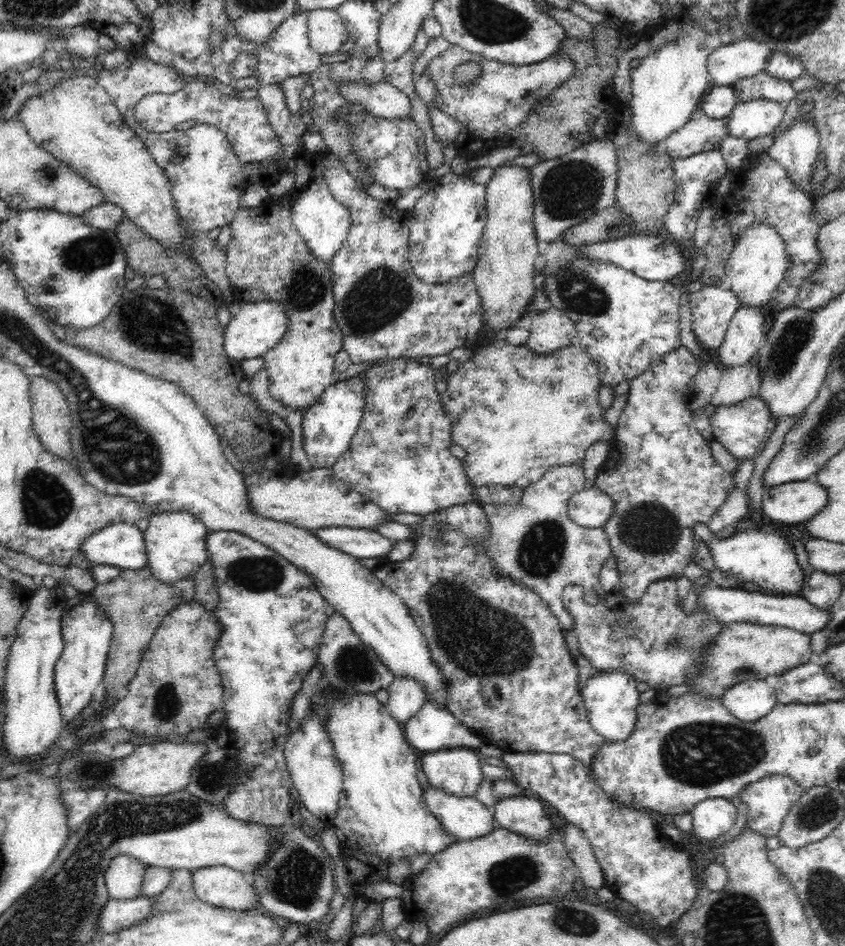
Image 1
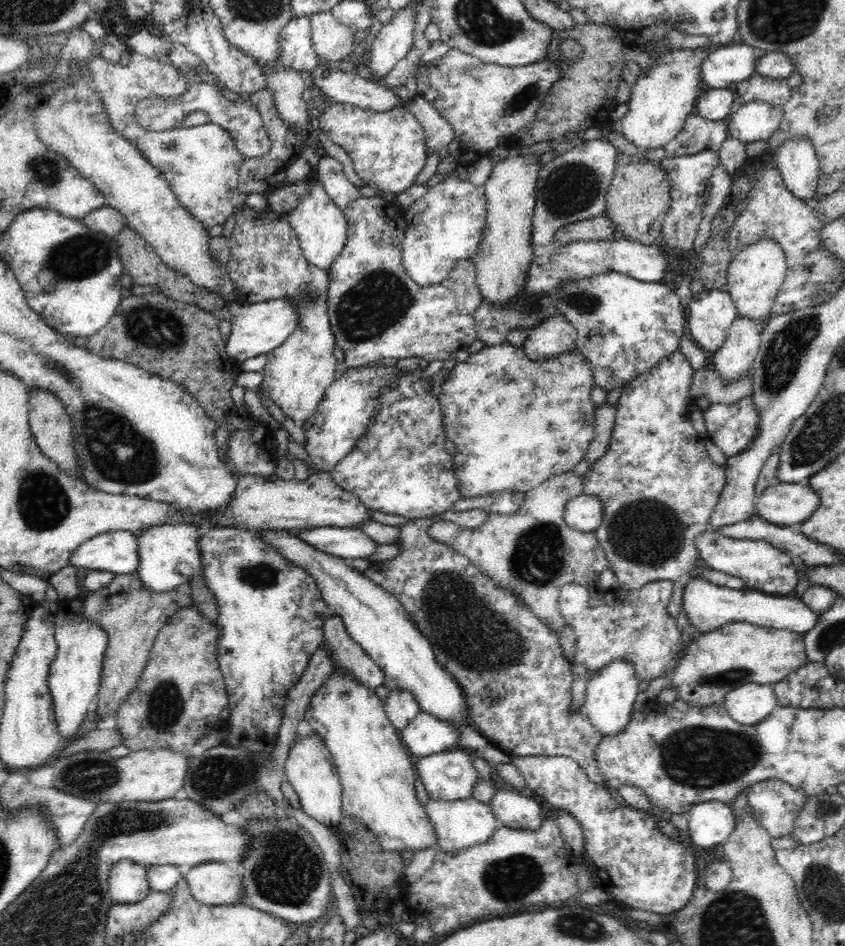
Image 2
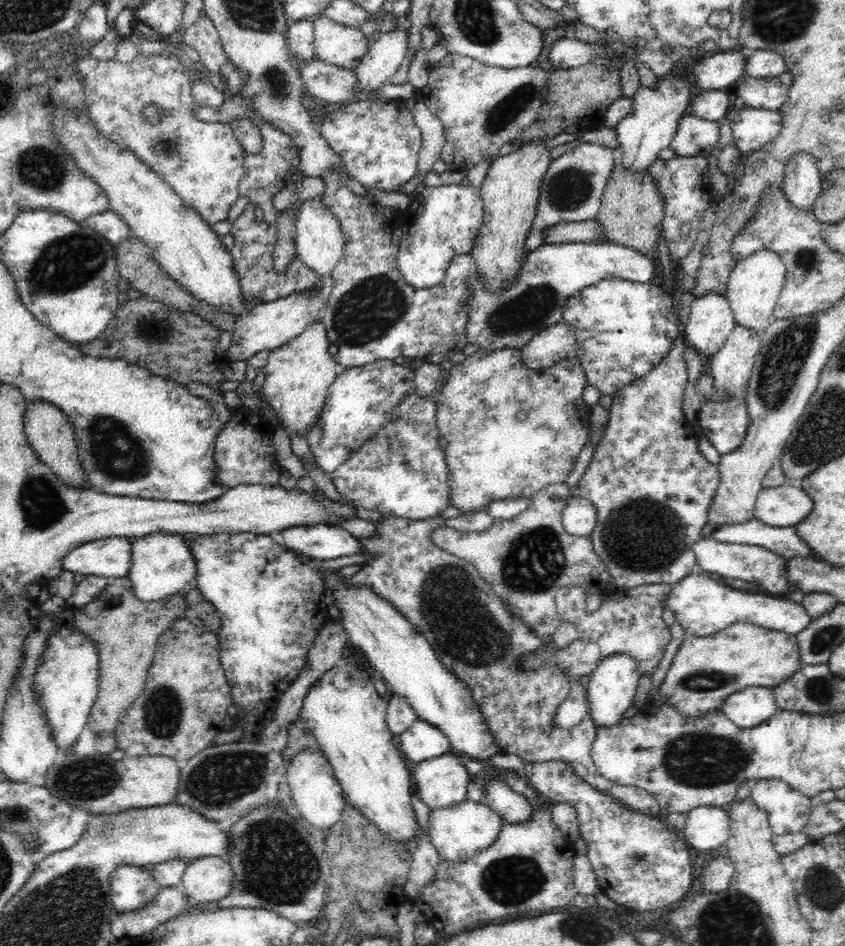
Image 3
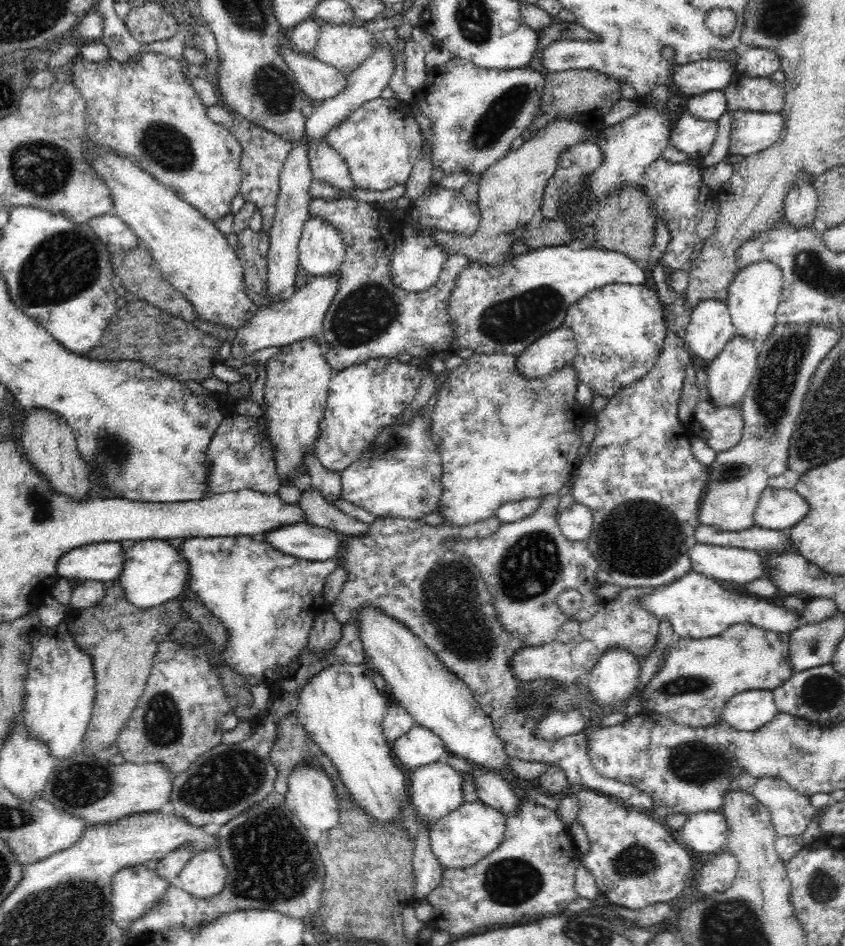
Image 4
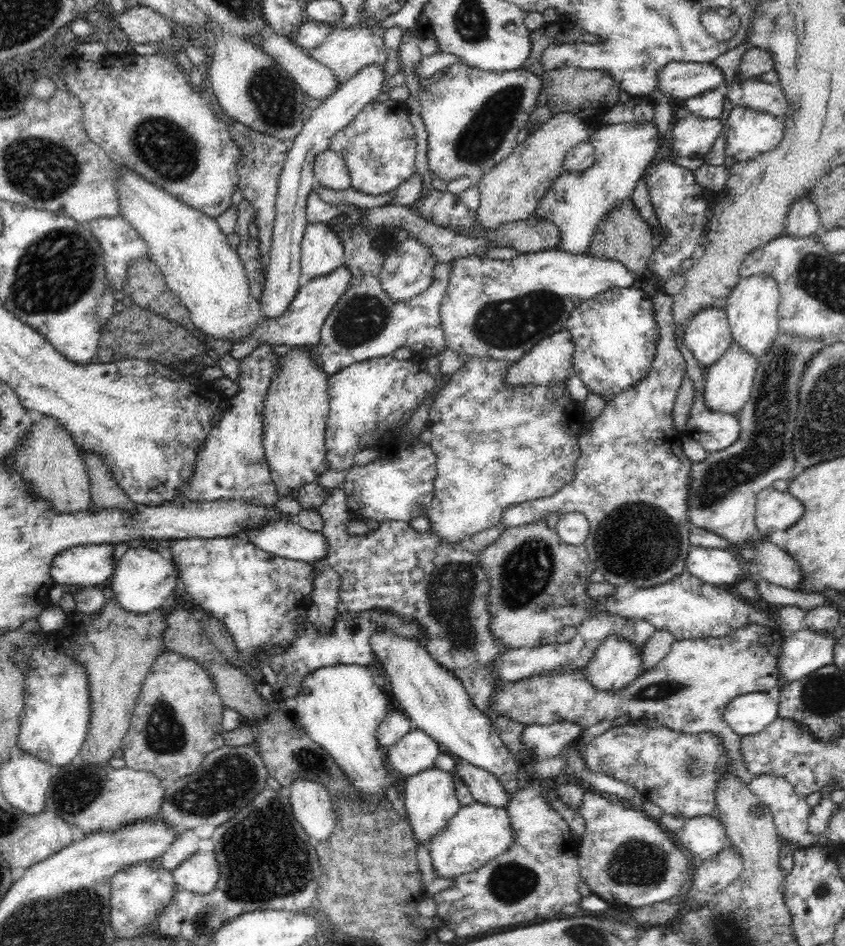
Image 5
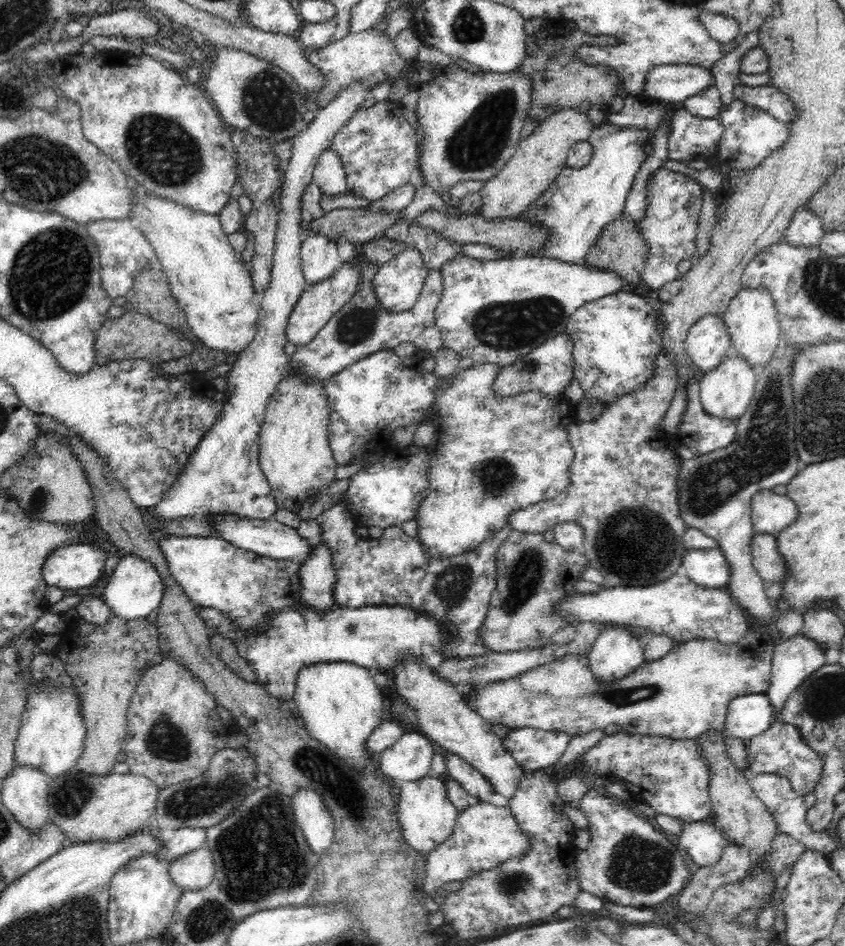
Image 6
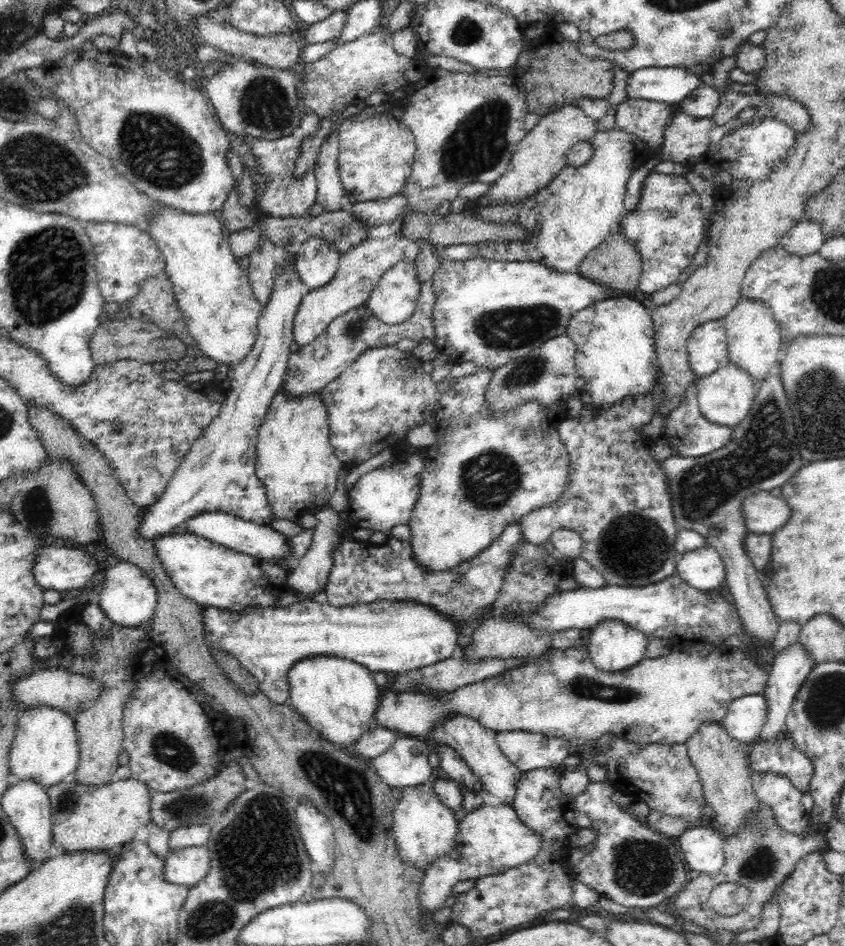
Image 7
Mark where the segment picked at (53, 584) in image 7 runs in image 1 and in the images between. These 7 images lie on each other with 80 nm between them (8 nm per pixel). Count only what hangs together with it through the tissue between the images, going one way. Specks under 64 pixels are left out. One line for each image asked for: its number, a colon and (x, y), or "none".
1: (122, 545)
2: (117, 552)
3: (108, 557)
4: (103, 561)
5: (89, 564)
6: (72, 566)

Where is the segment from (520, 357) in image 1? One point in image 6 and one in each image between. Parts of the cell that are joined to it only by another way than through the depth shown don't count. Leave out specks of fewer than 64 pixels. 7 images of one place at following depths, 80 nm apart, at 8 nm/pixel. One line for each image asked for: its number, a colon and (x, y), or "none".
2: (515, 423)
3: (511, 432)
4: (503, 438)
5: (496, 446)
6: (492, 455)

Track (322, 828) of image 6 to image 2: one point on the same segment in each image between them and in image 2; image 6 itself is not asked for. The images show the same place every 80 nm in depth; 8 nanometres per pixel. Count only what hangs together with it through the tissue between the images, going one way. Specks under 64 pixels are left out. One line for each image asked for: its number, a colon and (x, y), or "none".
2: (308, 767)
3: (317, 796)
4: (312, 796)
5: (310, 801)

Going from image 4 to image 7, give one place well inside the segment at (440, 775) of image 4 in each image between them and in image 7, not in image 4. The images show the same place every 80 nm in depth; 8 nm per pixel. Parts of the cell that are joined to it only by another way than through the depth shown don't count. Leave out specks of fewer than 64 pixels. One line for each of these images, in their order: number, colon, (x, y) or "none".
5: (430, 800)
6: (426, 816)
7: (425, 829)

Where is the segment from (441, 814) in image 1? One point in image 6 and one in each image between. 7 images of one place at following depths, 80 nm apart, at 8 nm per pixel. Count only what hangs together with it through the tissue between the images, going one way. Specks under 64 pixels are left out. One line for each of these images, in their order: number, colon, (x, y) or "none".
2: (460, 824)
3: (458, 832)
4: (462, 838)
5: (478, 833)
6: (484, 836)

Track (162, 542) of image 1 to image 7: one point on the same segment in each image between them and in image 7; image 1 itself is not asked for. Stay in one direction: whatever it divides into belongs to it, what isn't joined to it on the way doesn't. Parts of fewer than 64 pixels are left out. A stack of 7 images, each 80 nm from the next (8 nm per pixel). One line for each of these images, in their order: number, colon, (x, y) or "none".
2: (169, 555)
3: (161, 564)
4: (154, 571)
5: (143, 580)
6: (134, 589)
7: (128, 597)

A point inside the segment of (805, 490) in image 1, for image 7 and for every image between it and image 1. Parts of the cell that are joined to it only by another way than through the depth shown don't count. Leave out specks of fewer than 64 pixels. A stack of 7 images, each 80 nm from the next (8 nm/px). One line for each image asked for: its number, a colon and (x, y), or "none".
2: (783, 504)
3: (784, 506)
4: (777, 509)
5: (774, 510)
6: (771, 512)
7: (763, 512)

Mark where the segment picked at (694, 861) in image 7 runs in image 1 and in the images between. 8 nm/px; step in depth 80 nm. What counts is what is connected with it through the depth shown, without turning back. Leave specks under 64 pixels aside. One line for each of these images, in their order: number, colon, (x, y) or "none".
1: (712, 819)
2: (710, 823)
3: (707, 827)
4: (708, 832)
5: (704, 836)
6: (704, 843)

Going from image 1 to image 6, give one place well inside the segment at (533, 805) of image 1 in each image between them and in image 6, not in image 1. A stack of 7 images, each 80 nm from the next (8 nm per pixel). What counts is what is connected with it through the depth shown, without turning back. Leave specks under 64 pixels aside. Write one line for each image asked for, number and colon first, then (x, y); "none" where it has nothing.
2: (512, 809)
3: (513, 807)
4: (493, 790)
5: (485, 788)
6: (478, 788)

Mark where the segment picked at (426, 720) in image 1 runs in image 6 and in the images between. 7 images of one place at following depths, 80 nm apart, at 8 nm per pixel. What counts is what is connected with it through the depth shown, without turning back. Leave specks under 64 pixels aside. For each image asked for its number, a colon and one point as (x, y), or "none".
2: (426, 735)
3: (422, 741)
4: (419, 746)
5: (415, 752)
6: (408, 759)

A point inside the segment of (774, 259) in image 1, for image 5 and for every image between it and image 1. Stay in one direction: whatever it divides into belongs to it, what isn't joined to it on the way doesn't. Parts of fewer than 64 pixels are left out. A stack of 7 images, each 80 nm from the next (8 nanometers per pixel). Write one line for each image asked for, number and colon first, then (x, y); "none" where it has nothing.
2: (755, 277)
3: (755, 285)
4: (753, 297)
5: (752, 308)

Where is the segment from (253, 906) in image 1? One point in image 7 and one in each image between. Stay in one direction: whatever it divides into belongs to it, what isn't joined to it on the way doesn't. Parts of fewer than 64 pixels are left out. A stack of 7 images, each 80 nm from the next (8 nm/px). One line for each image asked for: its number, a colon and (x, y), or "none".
2: (215, 884)
3: (207, 880)
4: (204, 876)
5: (199, 874)
6: (194, 871)
7: (188, 866)

